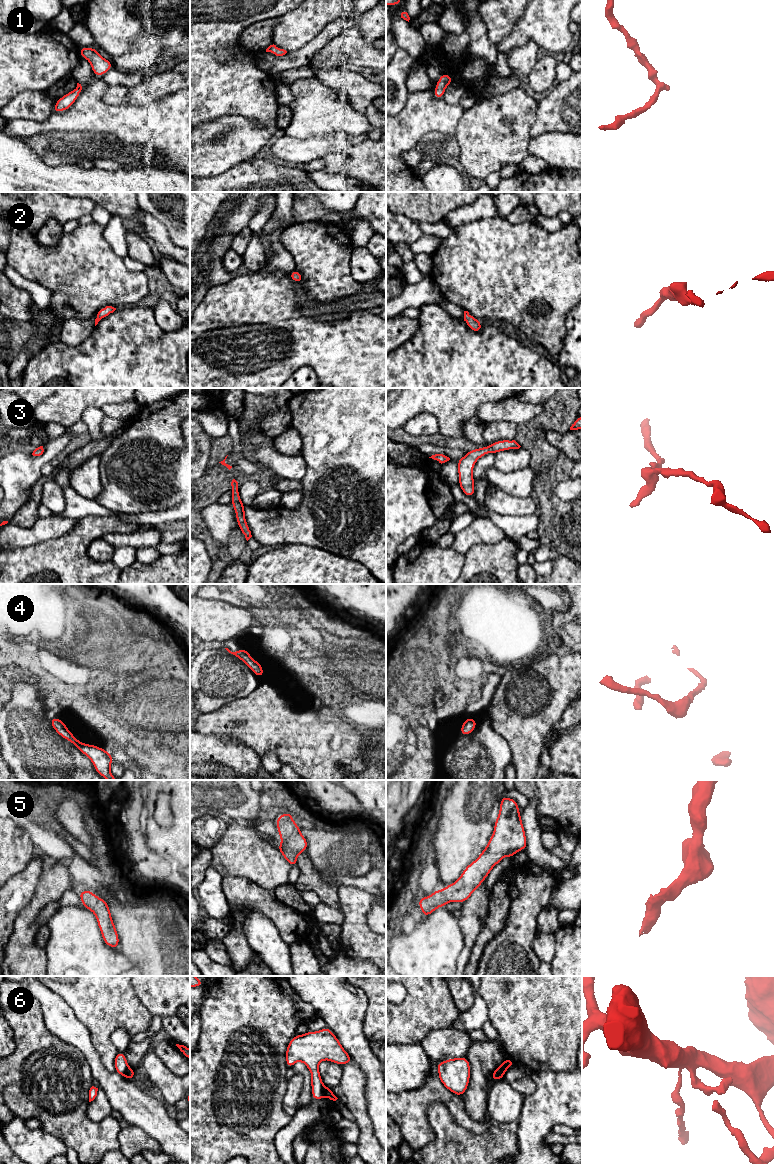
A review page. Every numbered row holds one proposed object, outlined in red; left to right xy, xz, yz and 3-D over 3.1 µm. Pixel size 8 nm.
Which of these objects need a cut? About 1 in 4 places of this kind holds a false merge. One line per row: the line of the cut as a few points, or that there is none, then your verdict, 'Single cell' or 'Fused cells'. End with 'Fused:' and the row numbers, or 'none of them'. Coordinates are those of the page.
1: No split. Single cell
2: No split. Single cell
3: No split. Single cell
4: No split. Single cell
5: No split. Single cell
6: Split along xz (323, 1086), (324, 1096). Fused cells
Fused: 6

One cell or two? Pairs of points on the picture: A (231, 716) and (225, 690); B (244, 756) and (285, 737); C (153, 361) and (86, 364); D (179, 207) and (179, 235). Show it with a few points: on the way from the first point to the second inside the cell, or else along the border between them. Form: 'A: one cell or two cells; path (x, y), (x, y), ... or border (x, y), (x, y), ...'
A: two cells; border (250, 694), (231, 700), (214, 710), (206, 712)
B: two cells; border (234, 738), (248, 746), (259, 758)
C: one cell; path (136, 362), (103, 364)
D: one cell; path (179, 214), (179, 228)

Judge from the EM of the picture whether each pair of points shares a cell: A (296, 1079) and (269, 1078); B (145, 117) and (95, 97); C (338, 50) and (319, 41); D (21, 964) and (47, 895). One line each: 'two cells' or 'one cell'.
A: two cells
B: one cell
C: two cells
D: one cell

